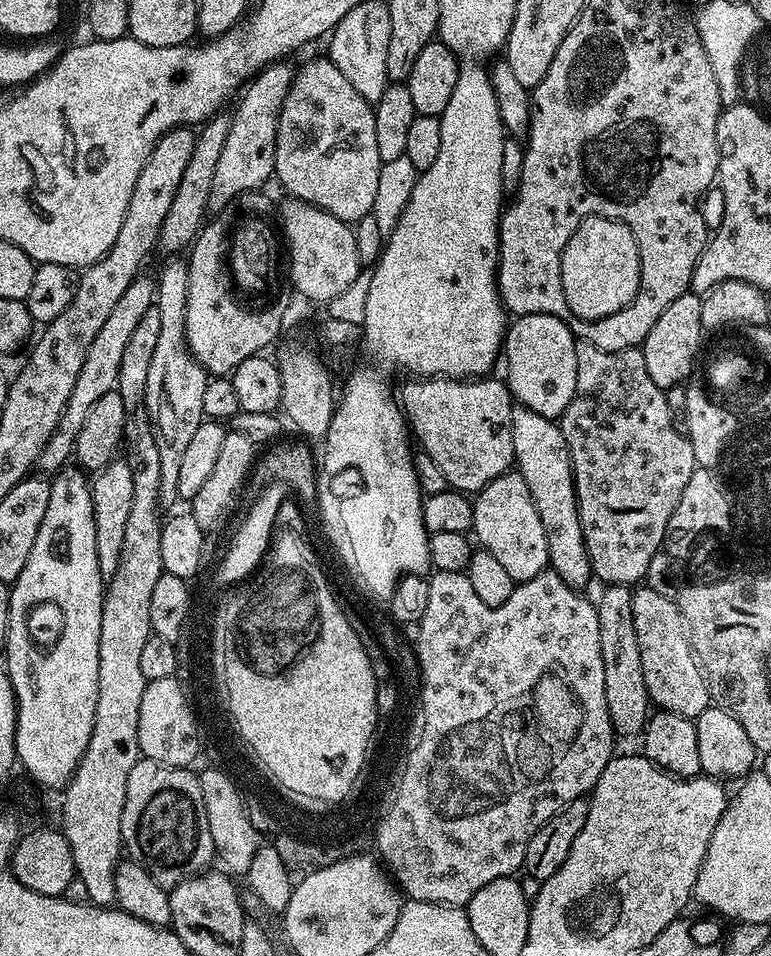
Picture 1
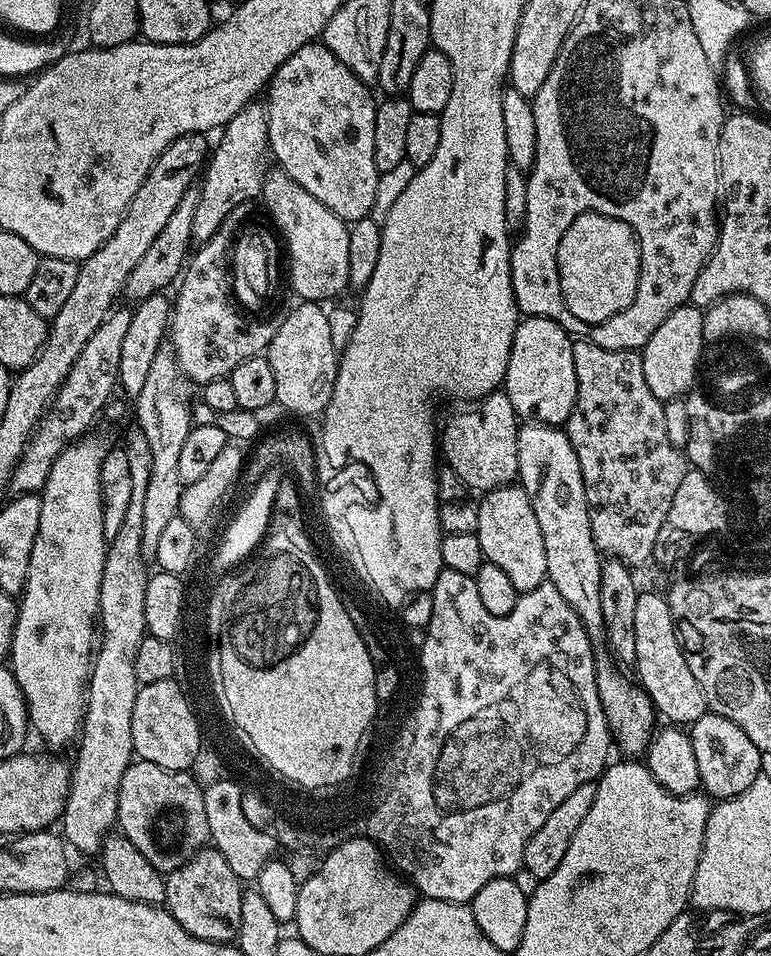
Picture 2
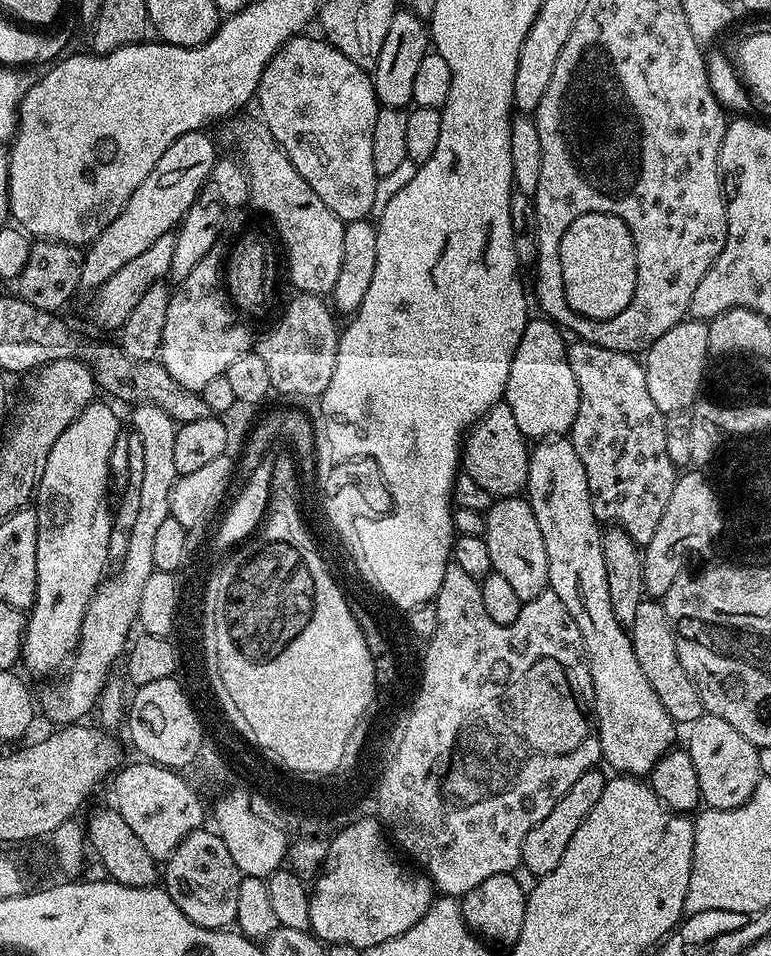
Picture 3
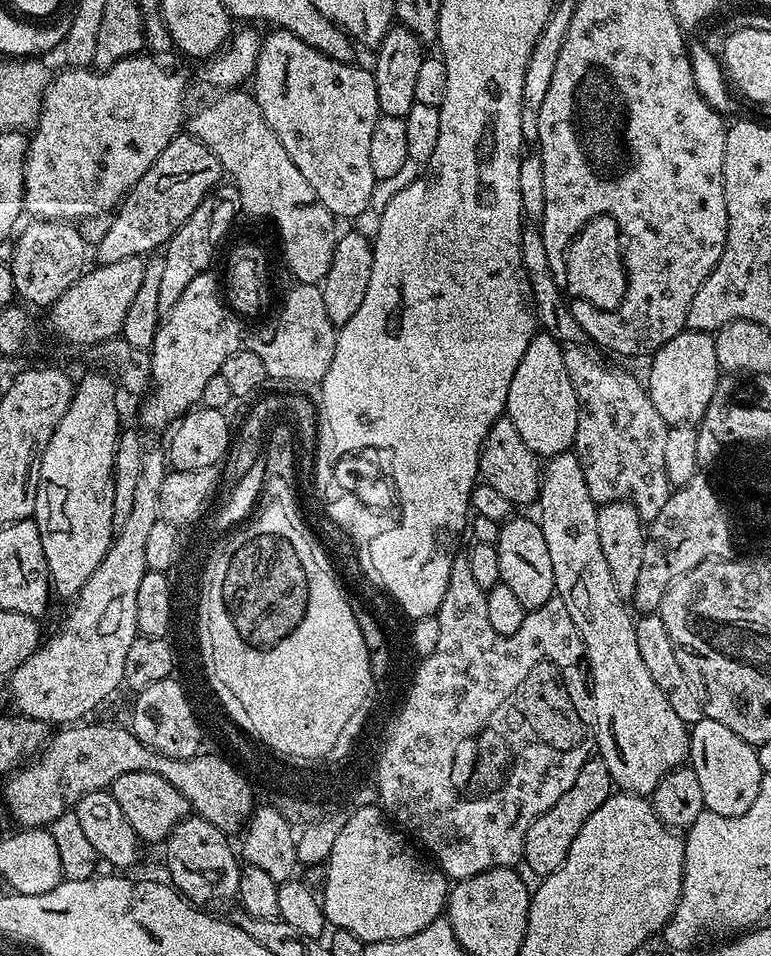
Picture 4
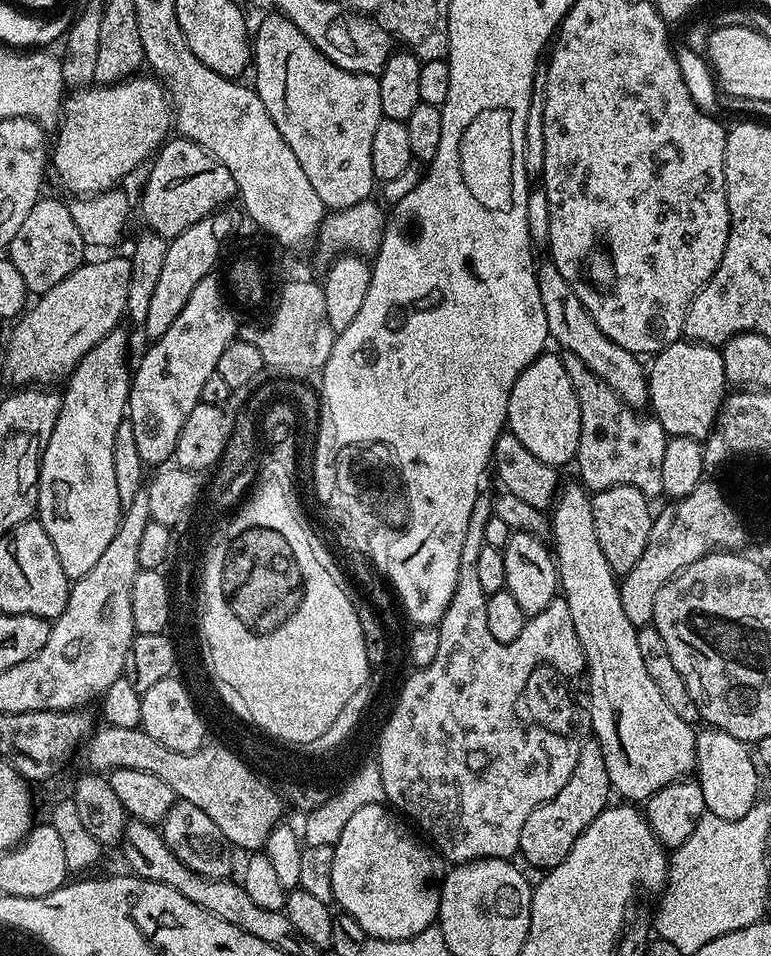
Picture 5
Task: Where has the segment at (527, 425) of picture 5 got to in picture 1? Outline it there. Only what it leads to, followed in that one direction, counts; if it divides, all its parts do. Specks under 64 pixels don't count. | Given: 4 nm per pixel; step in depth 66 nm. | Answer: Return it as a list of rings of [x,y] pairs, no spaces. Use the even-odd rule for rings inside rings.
[[[526,314],[515,317],[507,325],[502,349],[503,363],[508,363],[506,383],[512,391],[512,399],[519,407],[534,410],[534,414],[542,414],[542,418],[559,421],[560,415],[570,406],[570,398],[574,398],[574,390],[578,382],[578,358],[576,357],[577,337],[568,329],[568,321],[559,320],[550,314]]]

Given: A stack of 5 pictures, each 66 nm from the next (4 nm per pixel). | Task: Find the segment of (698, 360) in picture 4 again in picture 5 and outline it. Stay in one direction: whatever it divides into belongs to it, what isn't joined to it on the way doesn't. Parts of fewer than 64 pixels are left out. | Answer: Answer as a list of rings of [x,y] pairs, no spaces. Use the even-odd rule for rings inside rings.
[[[681,338],[651,357],[648,374],[648,403],[651,415],[669,437],[693,436],[703,441],[715,426],[716,417],[726,401],[724,388],[729,387],[724,373],[724,354],[711,344]]]

